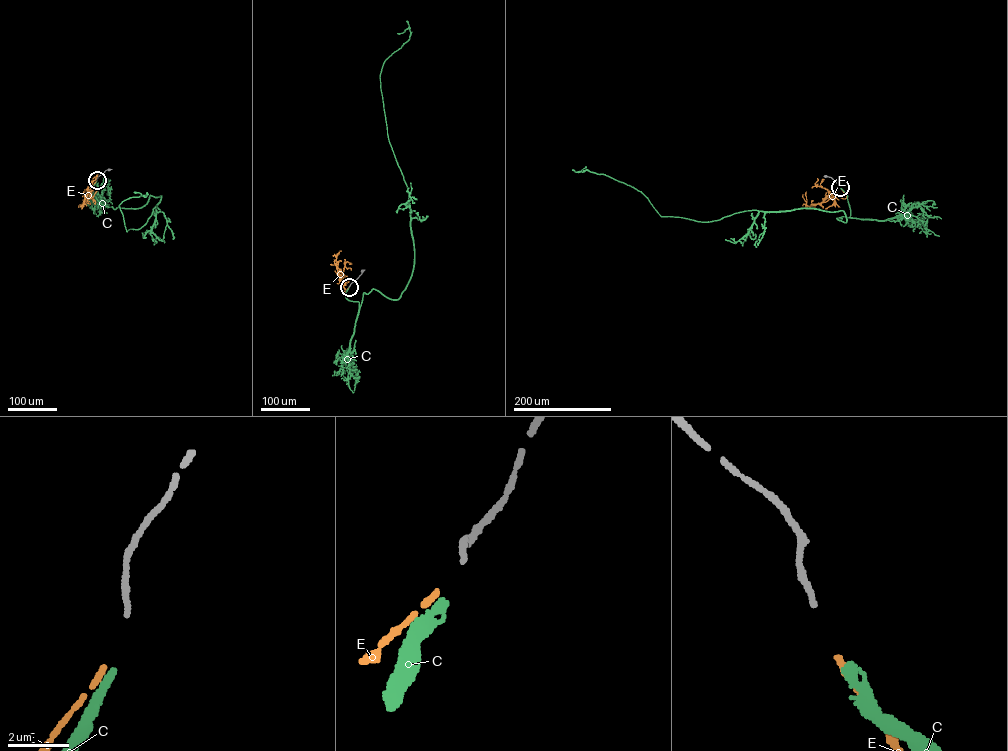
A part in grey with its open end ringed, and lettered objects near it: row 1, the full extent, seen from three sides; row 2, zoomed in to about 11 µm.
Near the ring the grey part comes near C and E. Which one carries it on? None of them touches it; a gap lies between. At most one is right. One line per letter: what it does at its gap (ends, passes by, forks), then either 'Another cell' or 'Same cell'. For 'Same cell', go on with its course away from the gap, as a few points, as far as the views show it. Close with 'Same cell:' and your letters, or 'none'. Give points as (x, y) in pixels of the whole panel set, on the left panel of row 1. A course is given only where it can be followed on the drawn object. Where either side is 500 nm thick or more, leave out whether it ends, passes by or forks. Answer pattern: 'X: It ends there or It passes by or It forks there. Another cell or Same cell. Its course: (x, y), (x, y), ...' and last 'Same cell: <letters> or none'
C: It ends there. Another cell
E: It ends there. Same cell. Its course: (96, 180), (88, 194)
Same cell: E

